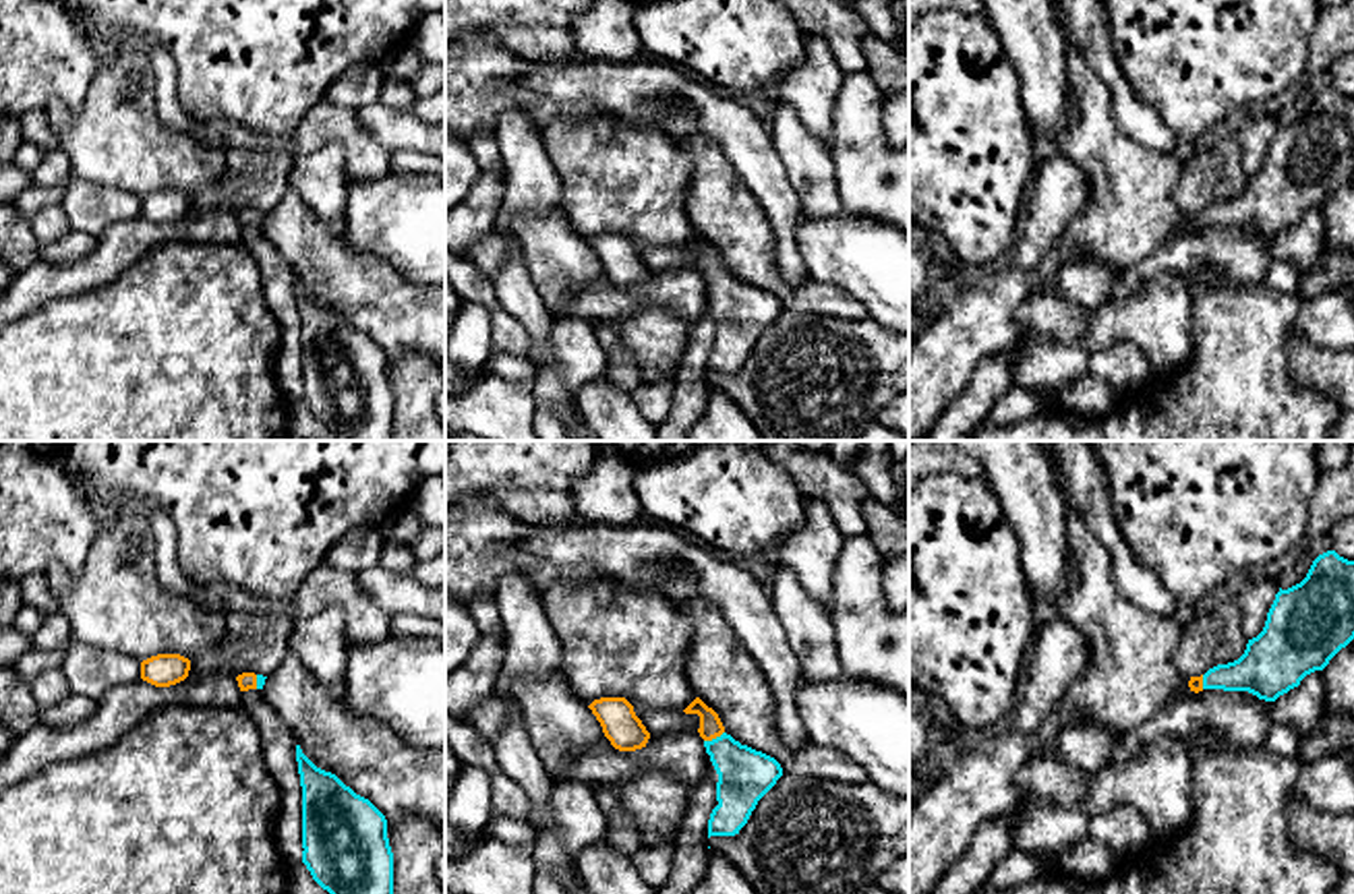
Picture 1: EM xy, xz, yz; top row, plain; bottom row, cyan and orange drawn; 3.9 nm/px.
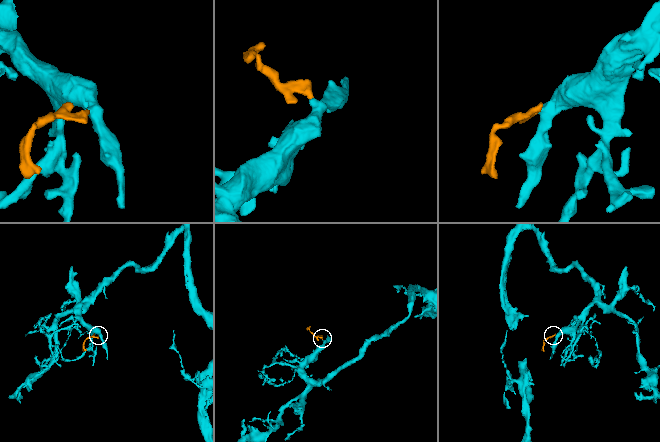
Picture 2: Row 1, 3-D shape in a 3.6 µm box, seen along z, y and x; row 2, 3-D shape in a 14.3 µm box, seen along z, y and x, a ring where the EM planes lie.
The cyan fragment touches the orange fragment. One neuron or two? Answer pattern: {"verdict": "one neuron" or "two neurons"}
{"verdict": "one neuron"}

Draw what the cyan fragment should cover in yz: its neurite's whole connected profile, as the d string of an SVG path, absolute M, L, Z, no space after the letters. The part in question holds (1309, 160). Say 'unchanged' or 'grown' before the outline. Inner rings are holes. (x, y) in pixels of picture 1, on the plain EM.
grown | M1335 87L1319 91L1306 114L1275 130L1263 168L1244 190L1190 213L1190 228L1248 228L1265 238L1323 207L1354 176L1354 97Z

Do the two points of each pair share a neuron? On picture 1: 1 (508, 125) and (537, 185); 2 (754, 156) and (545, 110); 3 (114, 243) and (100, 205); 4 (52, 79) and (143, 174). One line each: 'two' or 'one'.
1: one
2: one
3: two
4: two

